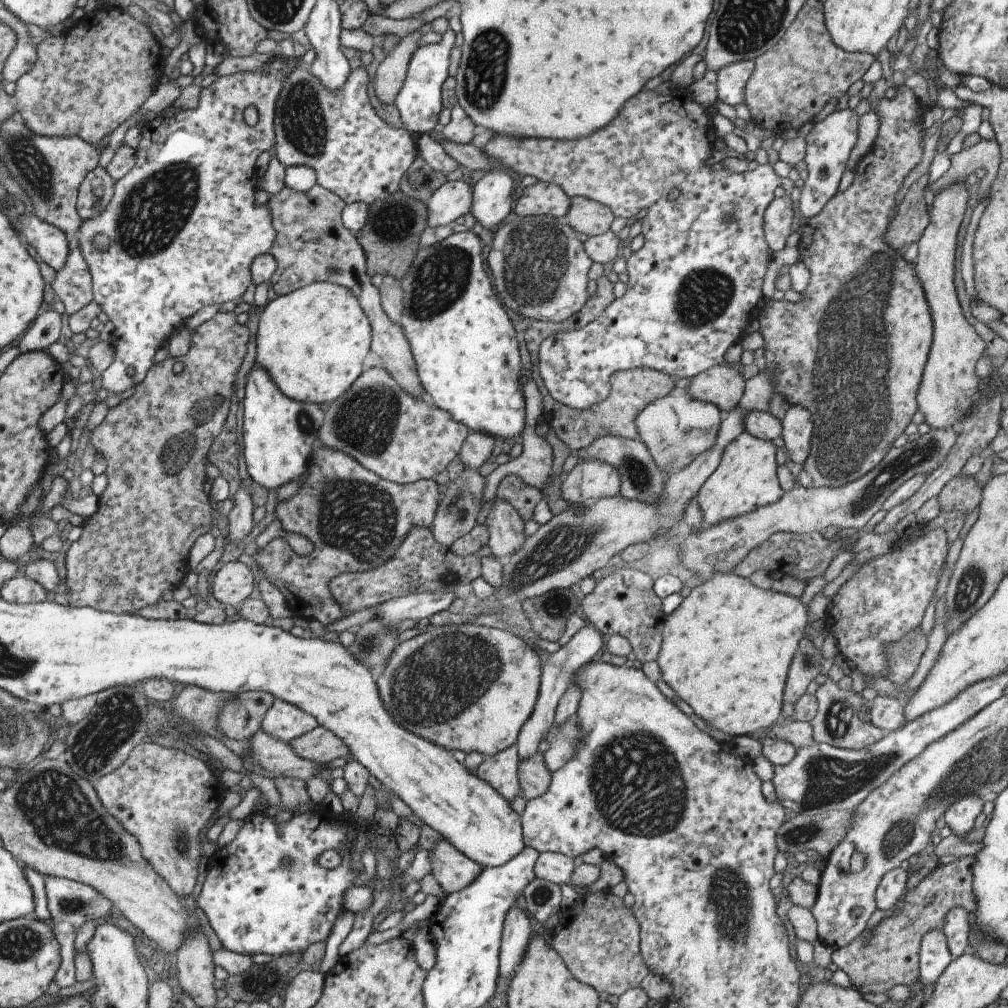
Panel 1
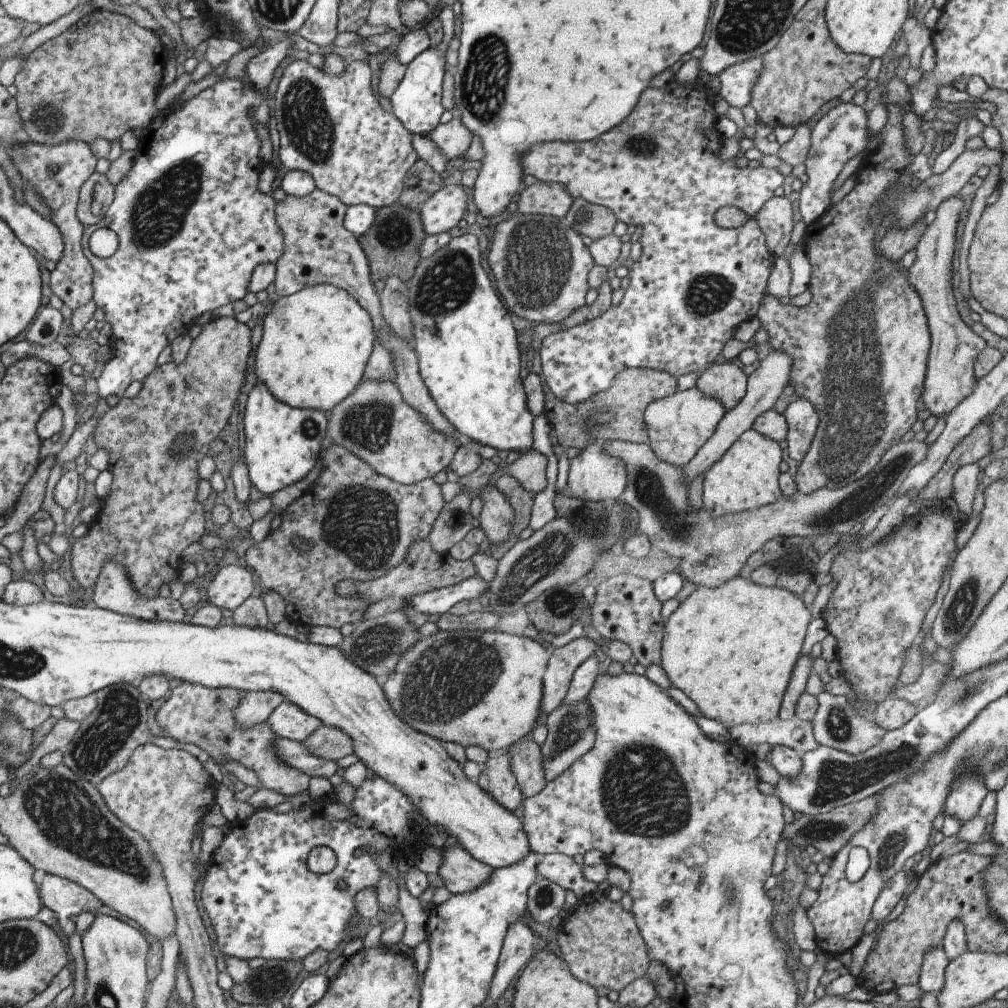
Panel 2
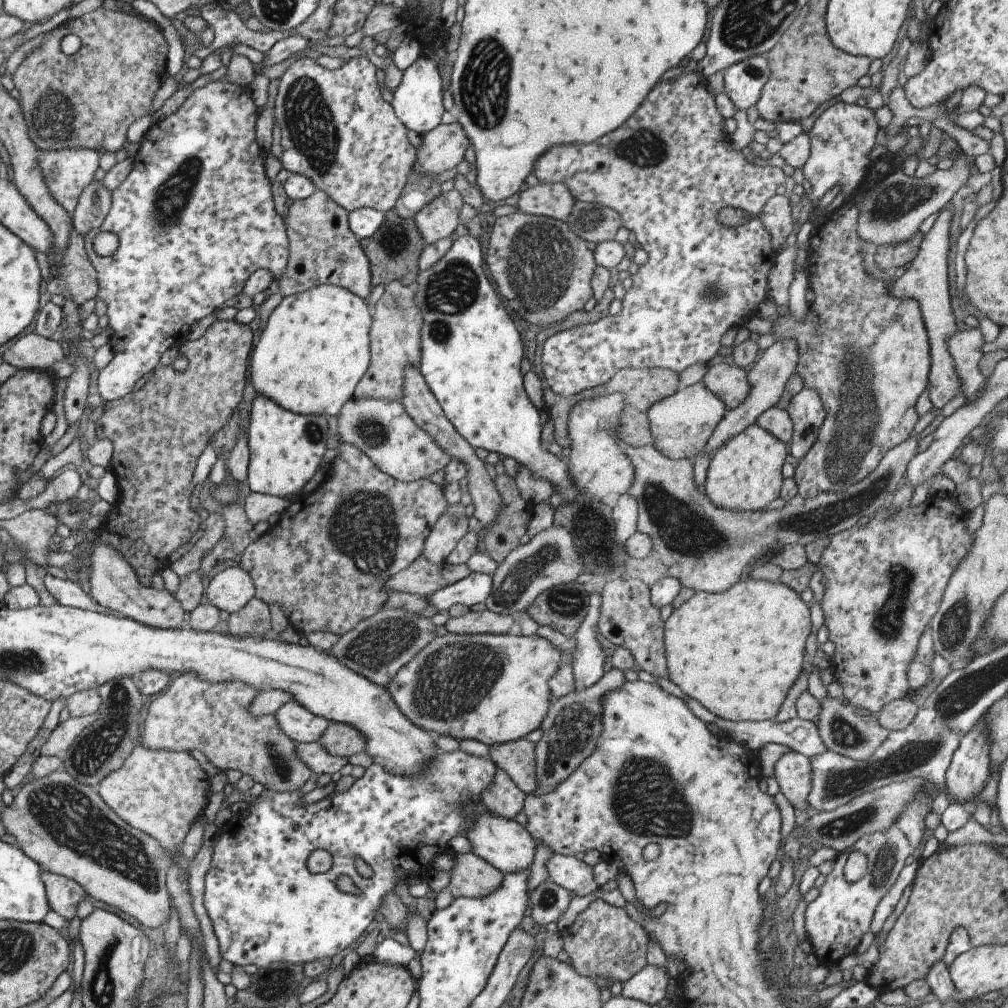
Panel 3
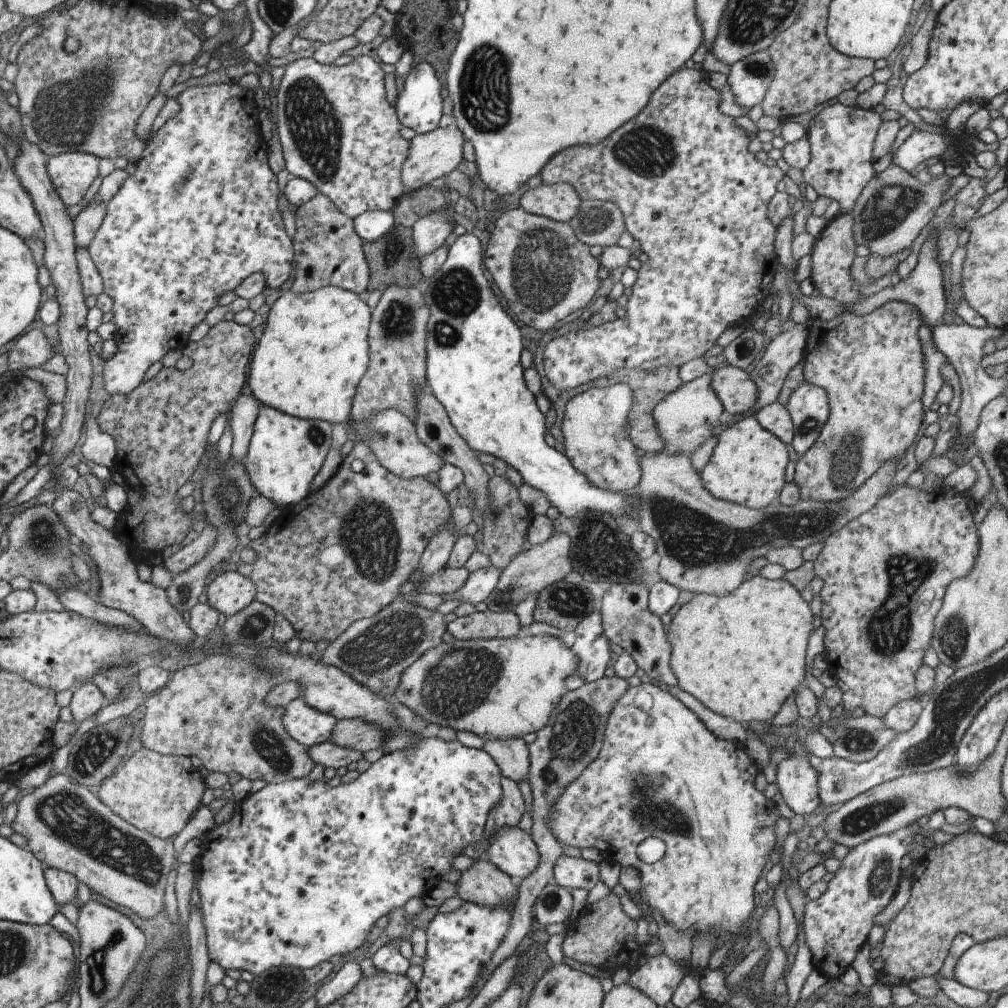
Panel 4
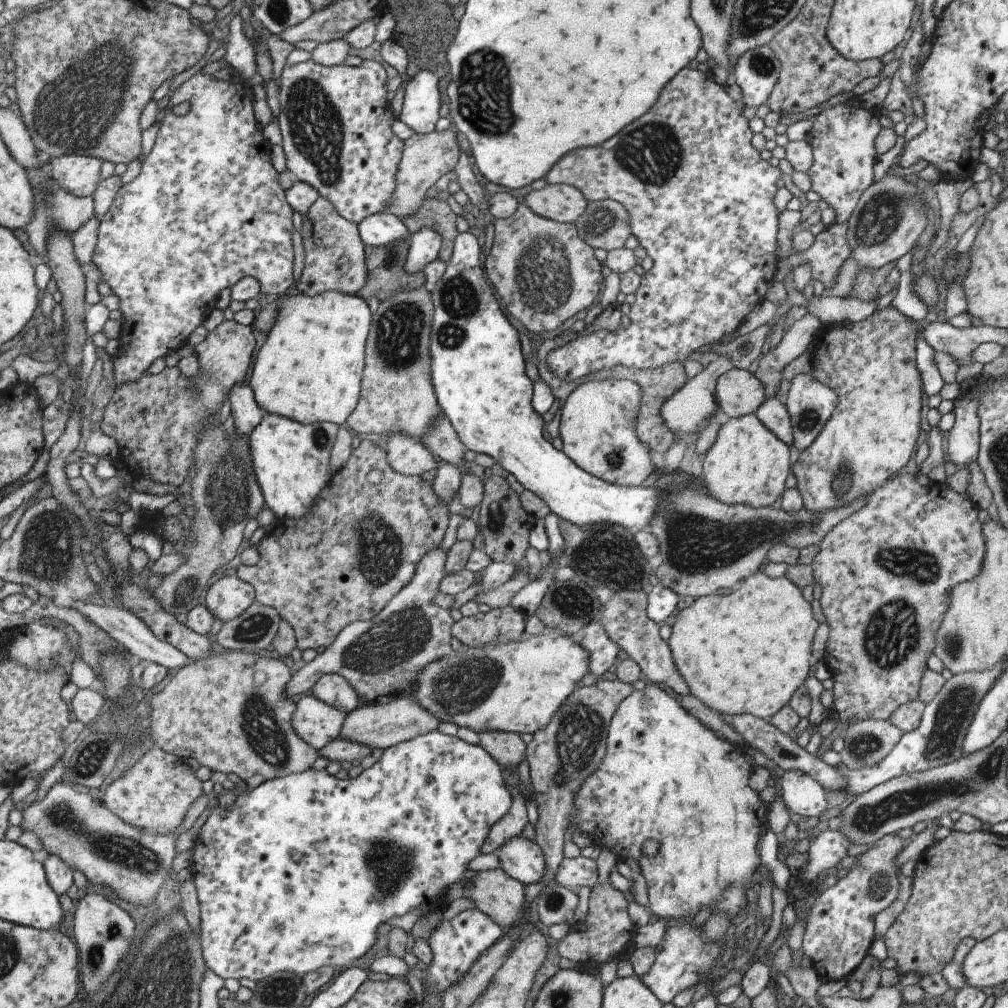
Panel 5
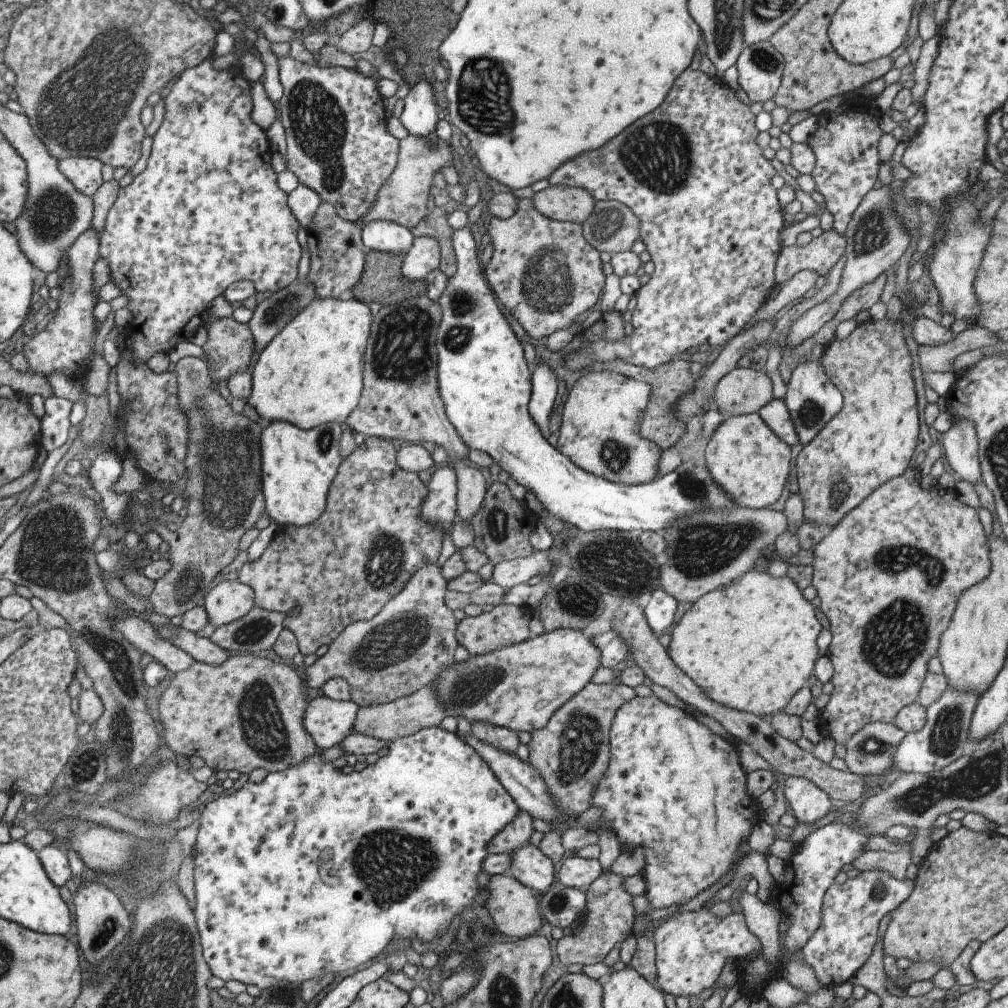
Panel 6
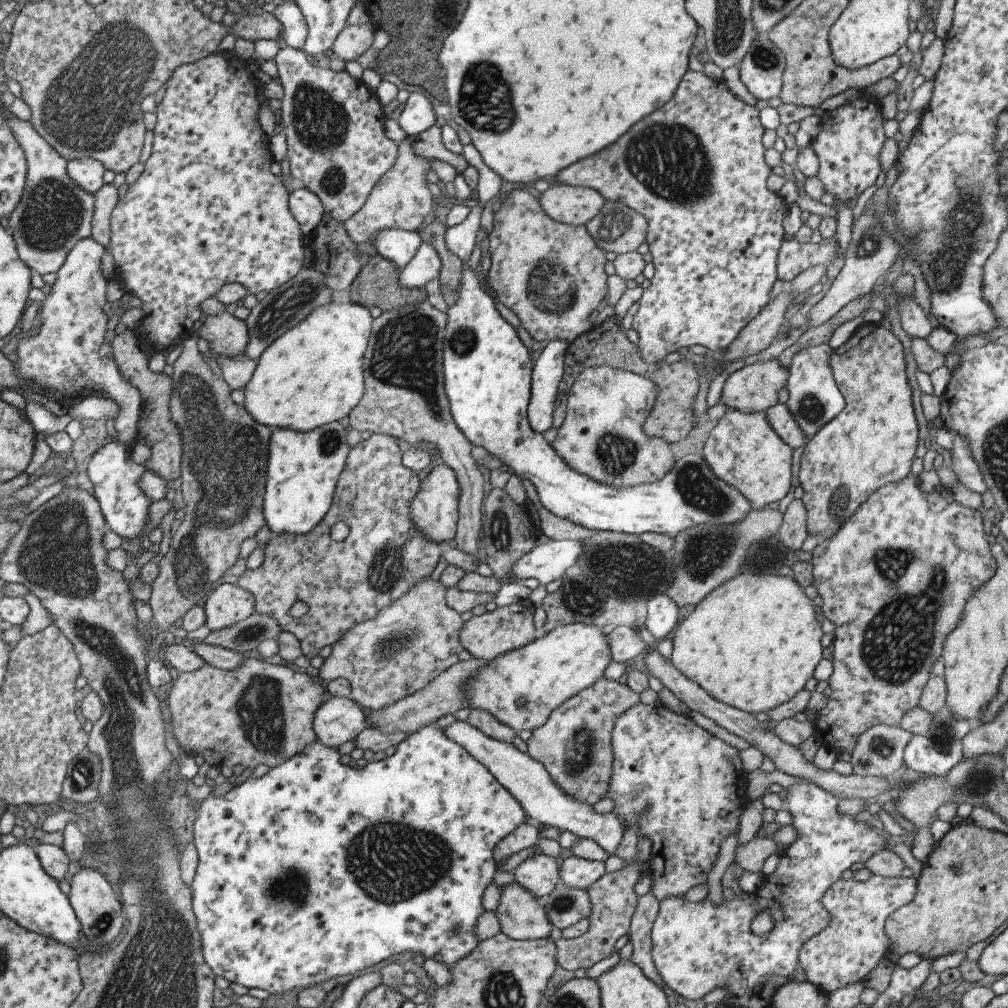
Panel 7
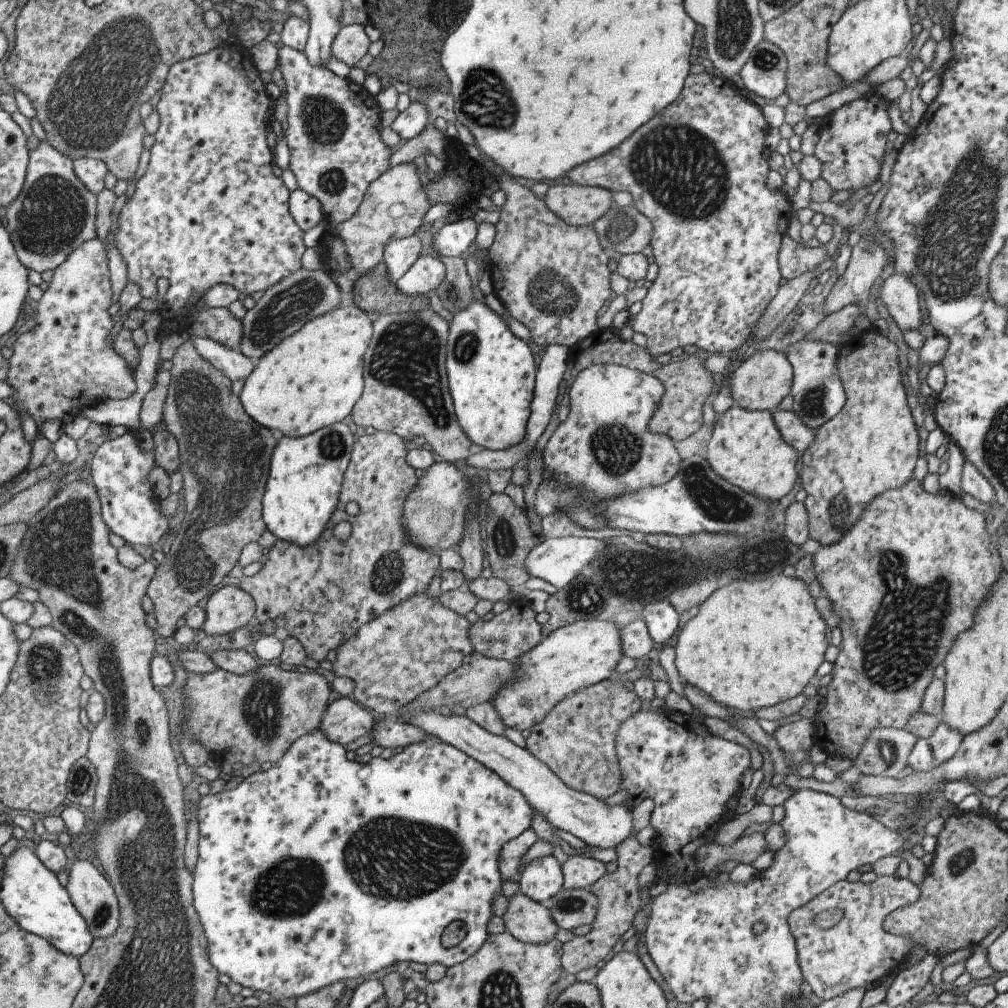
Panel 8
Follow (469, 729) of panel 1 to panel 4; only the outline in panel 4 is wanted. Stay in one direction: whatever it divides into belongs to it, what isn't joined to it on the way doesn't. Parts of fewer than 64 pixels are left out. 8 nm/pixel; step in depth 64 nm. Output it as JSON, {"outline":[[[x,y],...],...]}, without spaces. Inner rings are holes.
{"outline":[[[522,633],[516,637],[470,640],[453,637],[450,642],[442,641],[405,668],[393,699],[409,707],[427,724],[438,724],[455,732],[472,732],[486,741],[522,737],[538,732],[547,723],[560,697],[568,690],[565,688],[565,678],[575,673],[577,664],[574,651],[563,646],[560,639],[549,635]]]}

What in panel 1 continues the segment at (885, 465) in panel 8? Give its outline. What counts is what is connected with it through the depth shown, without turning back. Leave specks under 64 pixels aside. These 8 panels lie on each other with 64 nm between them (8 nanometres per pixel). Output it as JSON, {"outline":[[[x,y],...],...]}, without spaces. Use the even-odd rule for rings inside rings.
{"outline":[[[902,85],[881,98],[875,112],[878,114],[880,122],[878,135],[870,150],[856,164],[853,170],[854,178],[850,186],[843,190],[843,192],[837,190],[837,193],[834,194],[816,216],[807,219],[802,217],[798,224],[798,231],[800,232],[799,245],[797,246],[799,261],[804,262],[811,272],[807,289],[803,292],[802,298],[797,302],[782,300],[764,303],[763,312],[759,316],[760,328],[758,332],[762,335],[765,342],[764,358],[766,369],[770,371],[779,370],[779,375],[775,378],[776,384],[773,386],[774,391],[782,394],[785,402],[789,402],[790,405],[800,405],[812,413],[814,432],[811,440],[811,449],[807,459],[803,462],[804,467],[797,477],[797,485],[806,488],[837,487],[848,484],[854,478],[866,474],[881,462],[882,457],[892,446],[894,440],[903,434],[906,426],[910,424],[912,416],[918,411],[916,402],[917,392],[933,343],[934,318],[927,301],[931,296],[924,290],[918,275],[915,273],[915,262],[903,259],[902,256],[906,249],[898,252],[891,245],[887,247],[887,242],[884,241],[887,228],[891,223],[890,212],[896,206],[896,194],[900,192],[900,188],[902,188],[904,180],[908,178],[908,174],[922,160],[922,148],[925,137],[925,122],[923,122],[922,118],[923,114],[928,112],[928,108],[922,106],[920,100],[909,87]]]}

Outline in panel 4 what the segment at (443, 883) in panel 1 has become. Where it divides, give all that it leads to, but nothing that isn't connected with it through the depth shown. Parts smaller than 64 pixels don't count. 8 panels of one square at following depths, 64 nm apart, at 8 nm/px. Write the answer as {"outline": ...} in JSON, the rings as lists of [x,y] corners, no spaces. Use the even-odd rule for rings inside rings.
{"outline":[[[482,857],[464,869],[455,884],[456,894],[463,901],[482,906],[504,906],[506,903],[515,904],[520,883]]]}

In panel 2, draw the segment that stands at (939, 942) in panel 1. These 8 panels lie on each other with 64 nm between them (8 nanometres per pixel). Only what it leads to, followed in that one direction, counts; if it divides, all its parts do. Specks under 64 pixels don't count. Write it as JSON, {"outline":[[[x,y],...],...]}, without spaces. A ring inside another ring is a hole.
{"outline":[[[940,945],[926,949],[917,982],[922,992],[932,992],[935,996],[940,993],[945,981],[945,968],[949,962]]]}

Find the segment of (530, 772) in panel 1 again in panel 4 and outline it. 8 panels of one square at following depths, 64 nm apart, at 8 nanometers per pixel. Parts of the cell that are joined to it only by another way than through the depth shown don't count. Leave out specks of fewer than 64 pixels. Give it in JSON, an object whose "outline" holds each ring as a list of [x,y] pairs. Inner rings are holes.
{"outline":[[[522,737],[487,740],[483,749],[494,759],[502,777],[529,782],[529,745]]]}

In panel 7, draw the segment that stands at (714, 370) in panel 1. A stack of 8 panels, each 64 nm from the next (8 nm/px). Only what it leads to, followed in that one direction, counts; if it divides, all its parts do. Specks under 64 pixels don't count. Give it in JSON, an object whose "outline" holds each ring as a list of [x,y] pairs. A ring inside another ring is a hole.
{"outline":[[[778,359],[764,364],[740,364],[725,375],[720,401],[726,404],[728,410],[734,409],[741,413],[762,413],[778,403],[778,390],[785,387],[789,370],[780,366]]]}

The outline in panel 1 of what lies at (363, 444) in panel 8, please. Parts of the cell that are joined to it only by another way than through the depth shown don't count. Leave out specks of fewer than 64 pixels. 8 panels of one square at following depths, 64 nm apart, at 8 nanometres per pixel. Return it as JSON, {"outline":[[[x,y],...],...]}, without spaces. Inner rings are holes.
{"outline":[[[322,444],[313,448],[307,471],[299,479],[302,480],[300,491],[277,504],[276,514],[281,522],[282,532],[263,549],[258,548],[254,561],[266,573],[270,582],[280,589],[294,616],[299,615],[307,620],[316,619],[326,626],[351,614],[331,597],[329,582],[345,572],[361,573],[375,569],[393,557],[410,529],[416,525],[431,528],[440,500],[440,488],[434,479],[422,479],[405,485],[383,479],[345,452]],[[286,534],[301,534],[309,538],[314,544],[309,556],[298,555],[286,542]]]}

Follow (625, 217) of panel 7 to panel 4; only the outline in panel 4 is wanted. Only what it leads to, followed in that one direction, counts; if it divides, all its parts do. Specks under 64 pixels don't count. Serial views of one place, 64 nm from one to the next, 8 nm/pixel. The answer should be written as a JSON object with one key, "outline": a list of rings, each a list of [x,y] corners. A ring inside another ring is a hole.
{"outline":[[[581,201],[578,214],[568,224],[580,242],[588,246],[616,245],[625,231],[621,208],[608,201]]]}

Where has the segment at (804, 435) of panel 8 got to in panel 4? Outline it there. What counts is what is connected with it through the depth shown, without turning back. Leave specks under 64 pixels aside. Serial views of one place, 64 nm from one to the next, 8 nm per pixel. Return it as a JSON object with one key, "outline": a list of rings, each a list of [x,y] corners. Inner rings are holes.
{"outline":[[[778,402],[772,403],[771,405],[761,408],[754,416],[762,428],[769,430],[774,436],[777,436],[786,444],[792,442],[795,433],[793,420],[784,405]]]}

